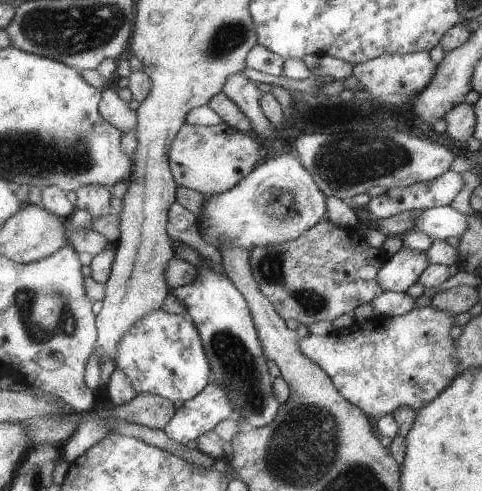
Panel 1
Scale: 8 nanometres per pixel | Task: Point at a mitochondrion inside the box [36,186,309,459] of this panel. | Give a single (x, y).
(237, 364)

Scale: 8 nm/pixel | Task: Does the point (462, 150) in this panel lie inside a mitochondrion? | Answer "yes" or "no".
no

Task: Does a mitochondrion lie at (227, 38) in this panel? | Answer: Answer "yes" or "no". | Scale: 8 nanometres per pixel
yes

